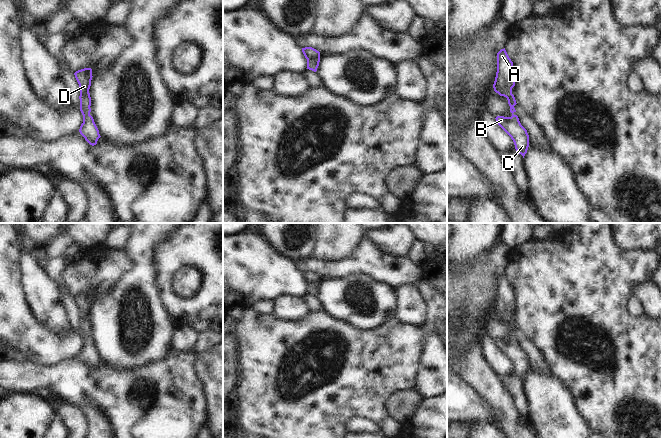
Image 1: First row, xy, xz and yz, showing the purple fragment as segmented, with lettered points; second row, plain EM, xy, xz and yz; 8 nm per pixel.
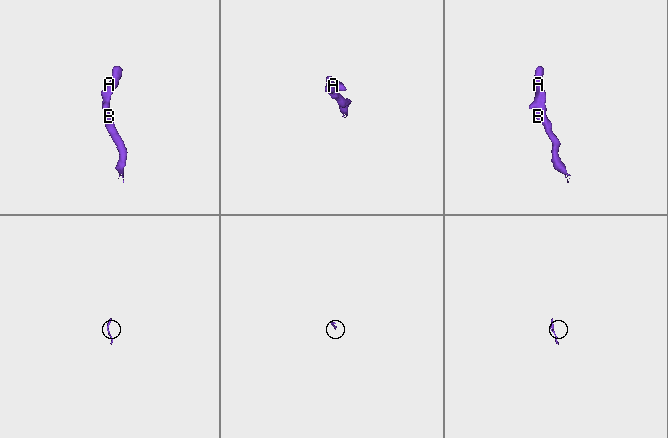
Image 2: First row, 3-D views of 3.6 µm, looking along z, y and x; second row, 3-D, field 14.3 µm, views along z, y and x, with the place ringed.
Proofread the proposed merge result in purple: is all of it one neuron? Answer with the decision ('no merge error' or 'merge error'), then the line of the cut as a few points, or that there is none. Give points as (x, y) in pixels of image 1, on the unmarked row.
no merge error | no cut

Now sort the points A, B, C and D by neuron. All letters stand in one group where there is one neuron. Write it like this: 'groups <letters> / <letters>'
groups A B C D

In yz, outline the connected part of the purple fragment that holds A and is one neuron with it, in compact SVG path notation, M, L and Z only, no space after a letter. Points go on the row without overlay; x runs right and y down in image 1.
M505 272L497 277L497 296L493 308L494 315L508 324L511 341L497 340L498 349L511 361L516 375L524 382L529 371L529 359L521 349L514 330L517 328L512 312L515 310L515 292Z

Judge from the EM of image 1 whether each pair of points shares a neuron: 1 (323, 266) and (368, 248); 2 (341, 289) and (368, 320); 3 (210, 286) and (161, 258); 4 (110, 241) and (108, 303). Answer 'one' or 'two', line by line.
1: one
2: one
3: one
4: two

